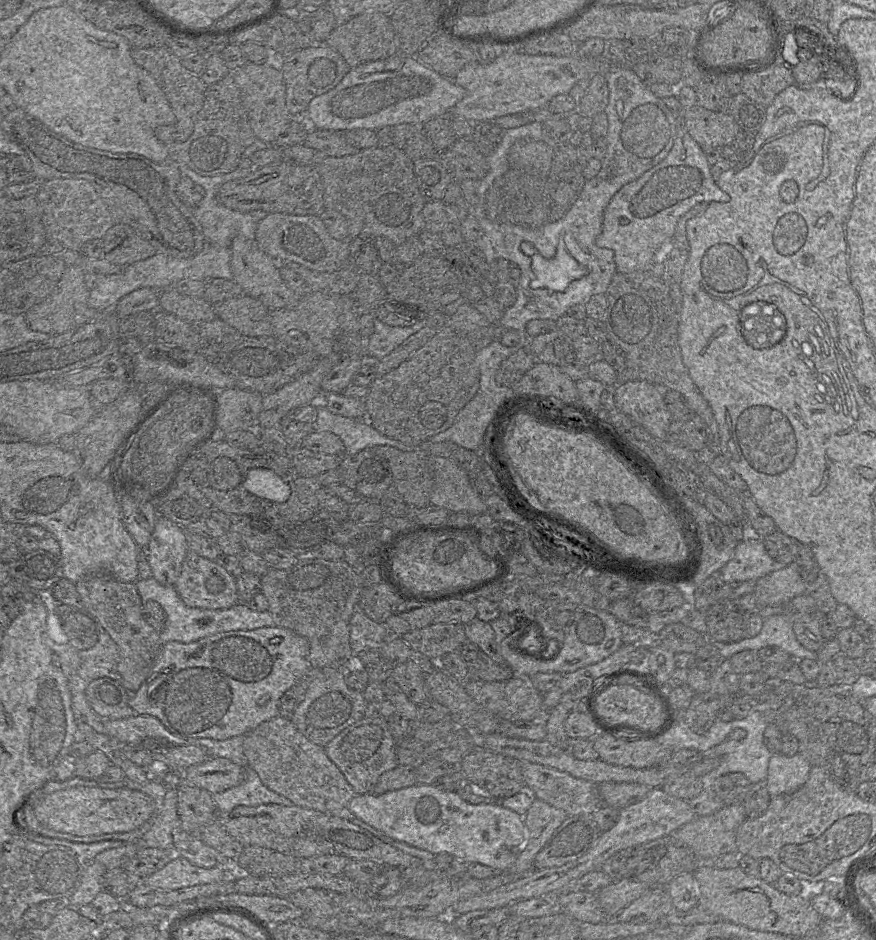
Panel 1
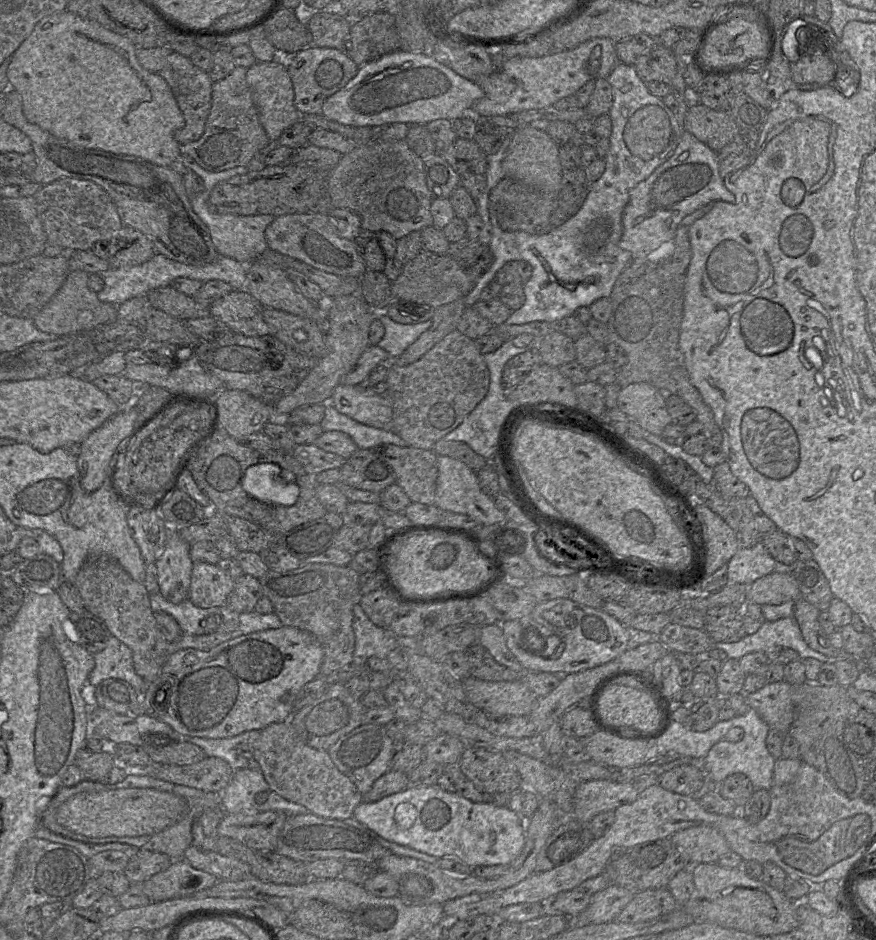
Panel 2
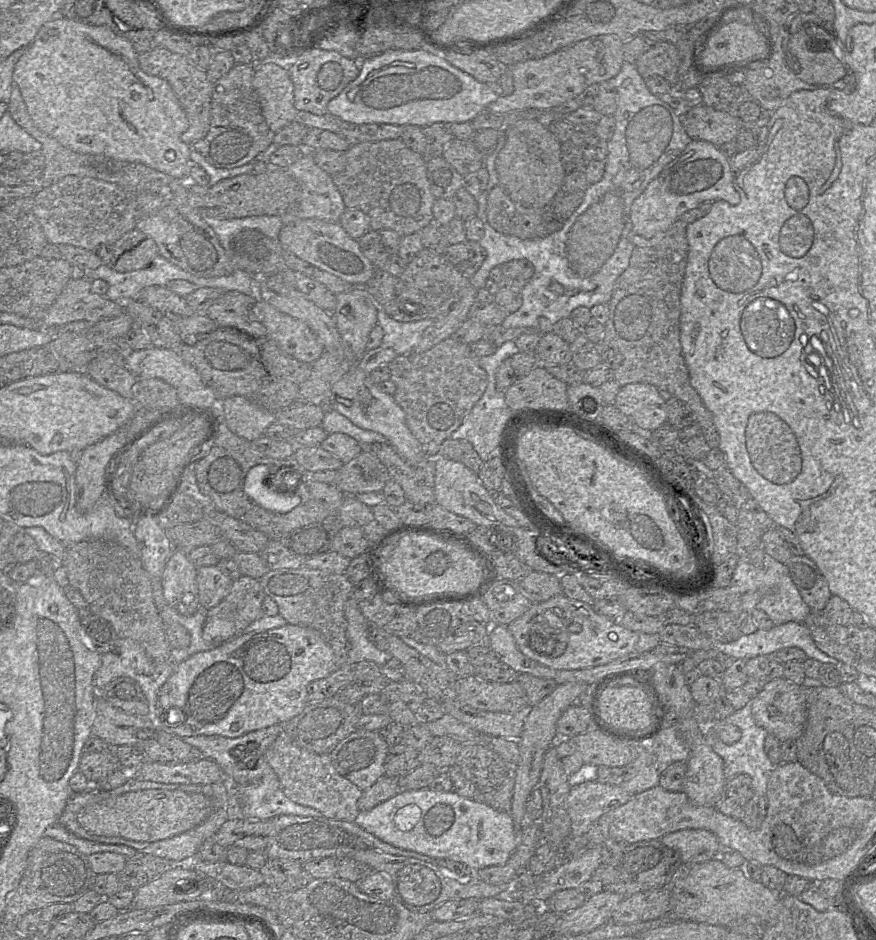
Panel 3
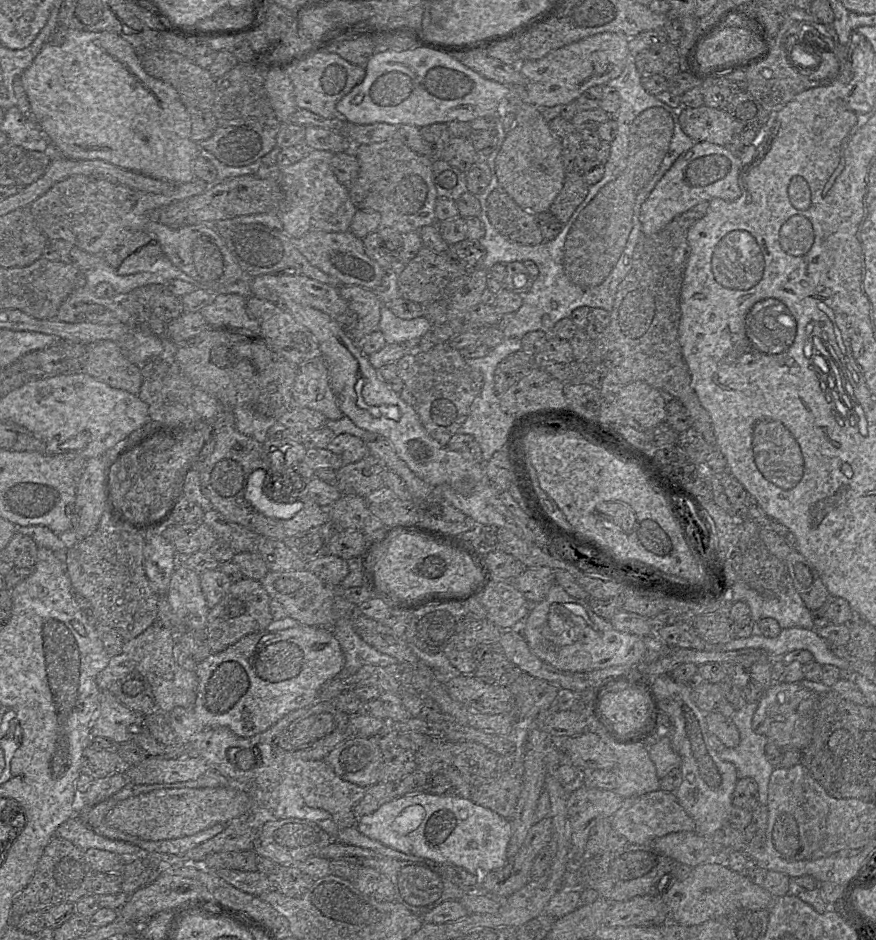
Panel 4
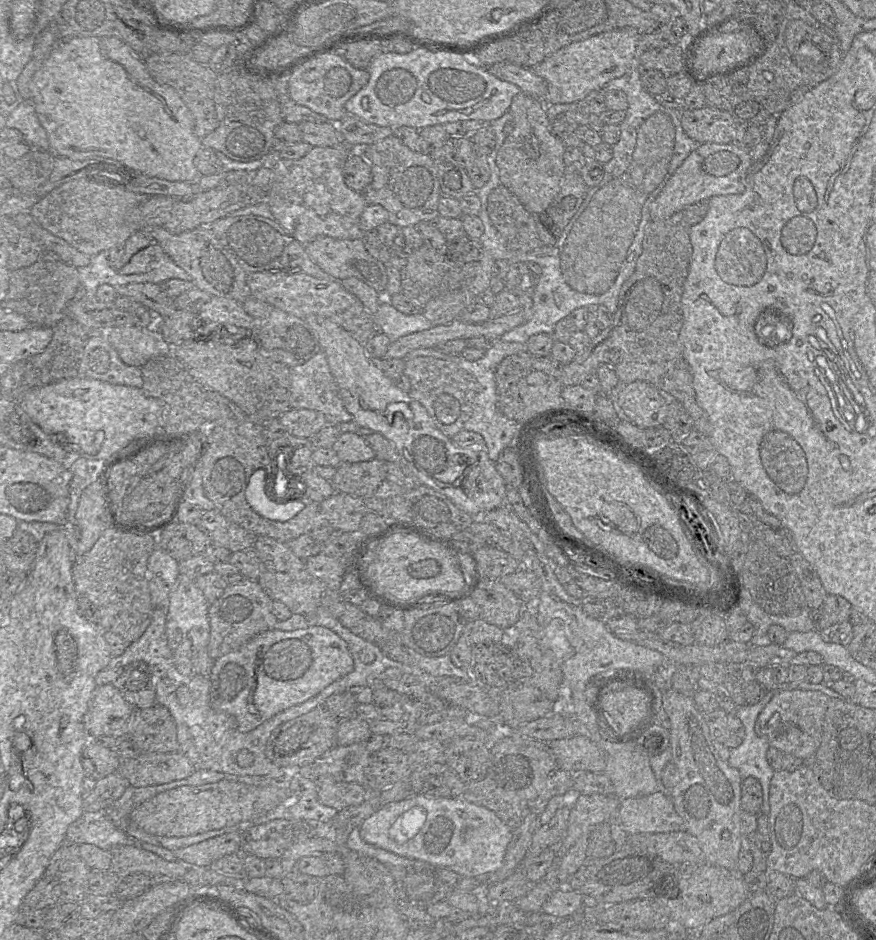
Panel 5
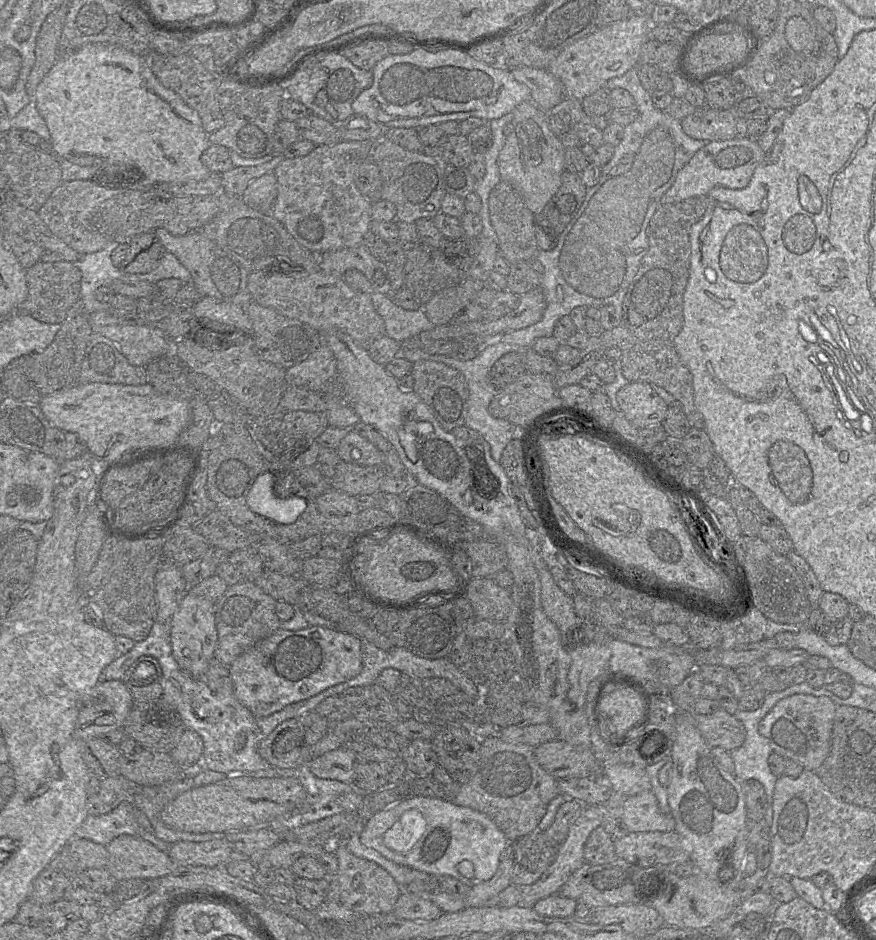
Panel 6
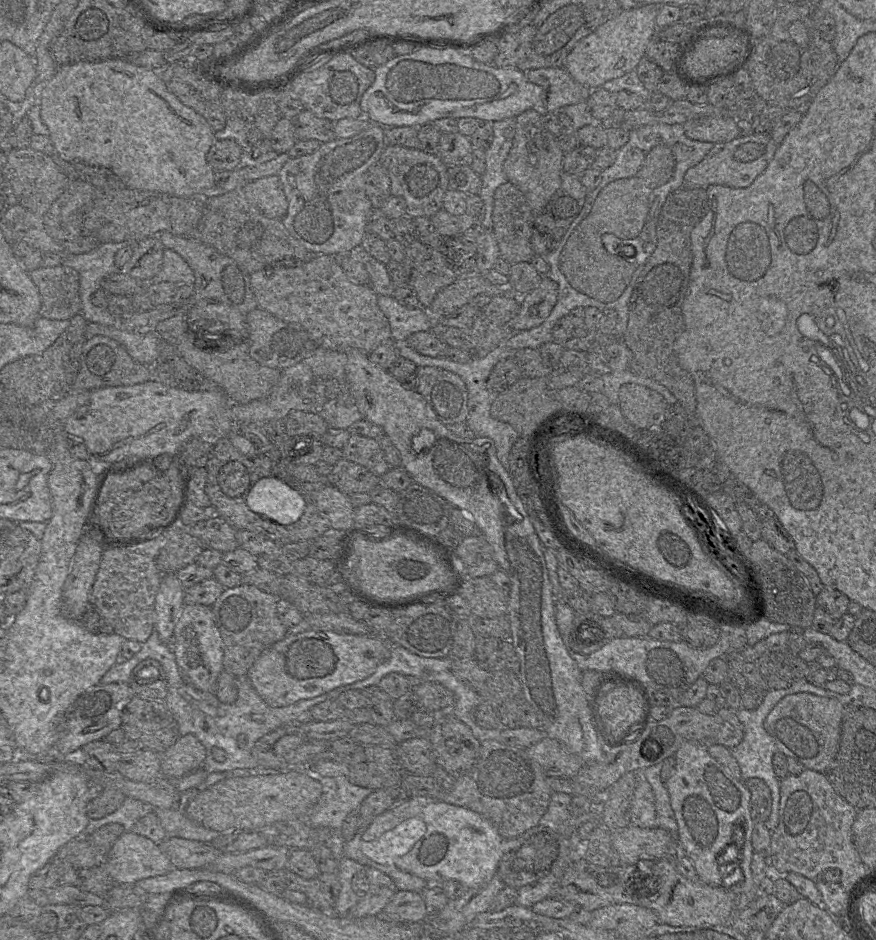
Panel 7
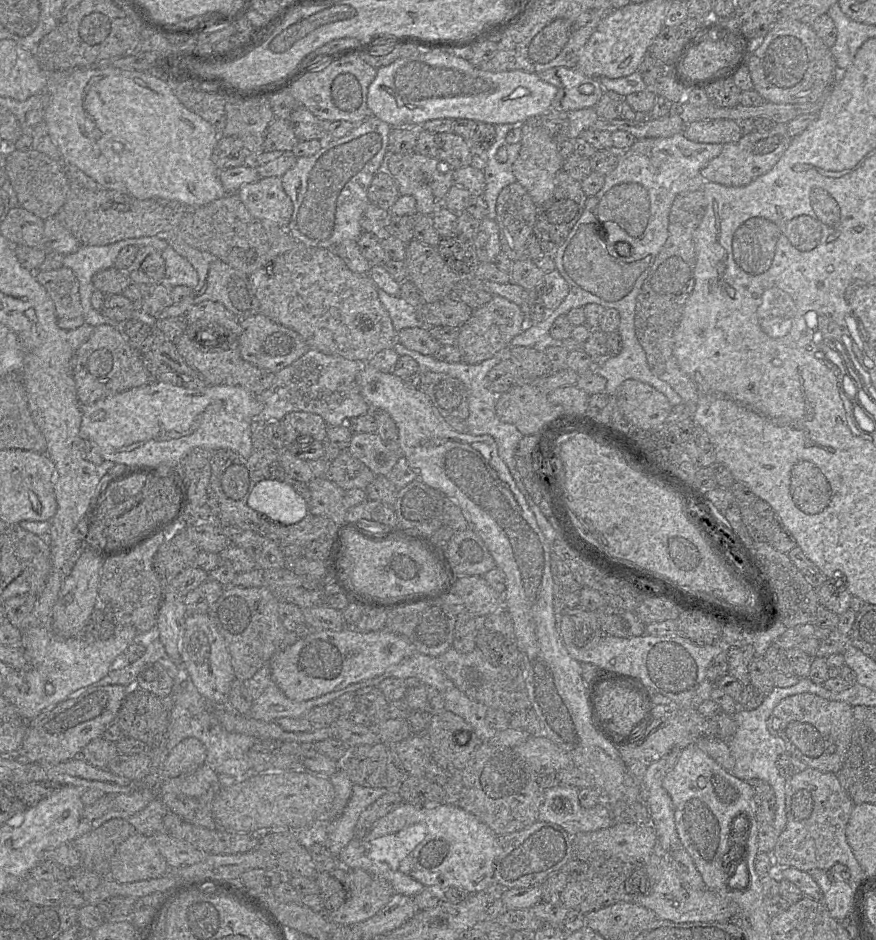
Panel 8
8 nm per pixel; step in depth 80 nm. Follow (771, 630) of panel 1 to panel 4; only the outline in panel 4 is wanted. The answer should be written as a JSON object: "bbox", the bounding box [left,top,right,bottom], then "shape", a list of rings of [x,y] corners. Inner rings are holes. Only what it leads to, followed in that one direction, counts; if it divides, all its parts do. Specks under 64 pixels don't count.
{"bbox":[706,628,850,669],"shape":[[[787,628],[778,636],[770,638],[754,633],[746,638],[733,638],[724,645],[709,646],[706,650],[734,651],[762,649],[775,658],[782,658],[793,650],[807,650],[820,665],[833,665],[839,669],[850,669],[849,663],[832,652],[832,645],[821,638],[815,629]]]}

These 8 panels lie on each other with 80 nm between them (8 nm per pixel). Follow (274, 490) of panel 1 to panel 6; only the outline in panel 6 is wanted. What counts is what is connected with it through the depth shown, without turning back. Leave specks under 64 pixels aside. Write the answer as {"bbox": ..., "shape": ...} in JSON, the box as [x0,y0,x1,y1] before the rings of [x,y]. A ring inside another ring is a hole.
{"bbox":[247,473,306,524],"shape":[[[270,473],[261,474],[255,480],[247,495],[250,510],[262,517],[281,524],[291,524],[305,511],[306,501],[298,493],[280,492],[280,497],[274,494],[274,478]]]}

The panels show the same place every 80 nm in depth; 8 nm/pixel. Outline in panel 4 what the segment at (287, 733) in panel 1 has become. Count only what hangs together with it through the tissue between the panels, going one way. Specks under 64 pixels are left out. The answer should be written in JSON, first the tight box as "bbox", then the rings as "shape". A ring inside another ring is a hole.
{"bbox":[283,756,367,840],"shape":[[[285,756],[283,777],[289,777],[295,782],[306,805],[331,814],[331,819],[314,822],[336,840],[339,829],[356,827],[358,818],[354,814],[354,806],[364,797],[367,788],[343,780],[325,760],[304,760]]]}

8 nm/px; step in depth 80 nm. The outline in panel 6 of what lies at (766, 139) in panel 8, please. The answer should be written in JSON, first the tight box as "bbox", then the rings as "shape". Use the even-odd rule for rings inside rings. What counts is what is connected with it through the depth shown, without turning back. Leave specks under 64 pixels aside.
{"bbox":[661,137,765,204],"shape":[[[747,137],[707,142],[678,172],[672,186],[662,196],[661,204],[707,195],[715,187],[742,189],[749,184],[765,154],[756,140]]]}

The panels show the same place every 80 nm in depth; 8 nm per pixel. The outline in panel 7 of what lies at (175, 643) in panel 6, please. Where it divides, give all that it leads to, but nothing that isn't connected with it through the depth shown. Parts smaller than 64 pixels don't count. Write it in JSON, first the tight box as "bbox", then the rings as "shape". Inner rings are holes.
{"bbox":[171,605,223,692],"shape":[[[184,605],[174,629],[171,648],[182,671],[183,681],[201,691],[214,692],[215,683],[223,667],[223,642],[215,623],[212,607]]]}

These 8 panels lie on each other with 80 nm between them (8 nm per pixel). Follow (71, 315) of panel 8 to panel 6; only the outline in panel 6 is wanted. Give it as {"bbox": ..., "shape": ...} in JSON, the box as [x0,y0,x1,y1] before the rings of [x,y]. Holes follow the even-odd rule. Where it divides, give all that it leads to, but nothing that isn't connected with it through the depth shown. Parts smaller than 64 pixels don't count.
{"bbox":[17,261,82,324],"shape":[[[39,261],[26,270],[28,294],[17,311],[26,313],[34,319],[48,323],[61,324],[68,310],[80,299],[82,274],[77,265],[69,261],[42,262]]]}

